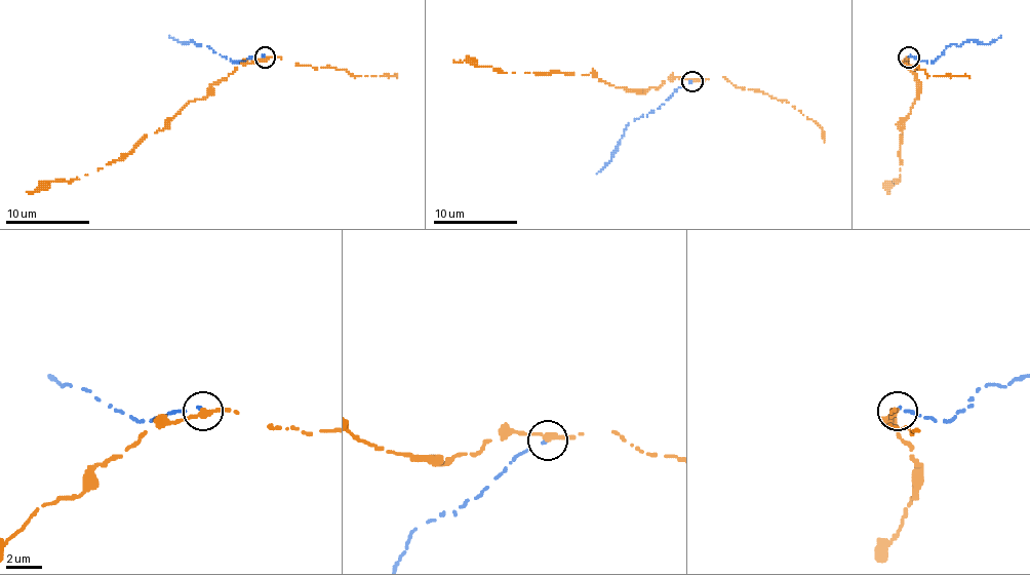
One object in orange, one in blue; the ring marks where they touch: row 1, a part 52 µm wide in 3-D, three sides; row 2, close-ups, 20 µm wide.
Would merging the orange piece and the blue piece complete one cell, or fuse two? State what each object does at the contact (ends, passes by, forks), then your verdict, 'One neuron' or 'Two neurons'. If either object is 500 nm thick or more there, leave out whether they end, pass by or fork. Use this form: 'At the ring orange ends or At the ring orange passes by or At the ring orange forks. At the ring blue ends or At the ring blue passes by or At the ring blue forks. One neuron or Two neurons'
At the ring orange passes by. At the ring blue ends. Two neurons

